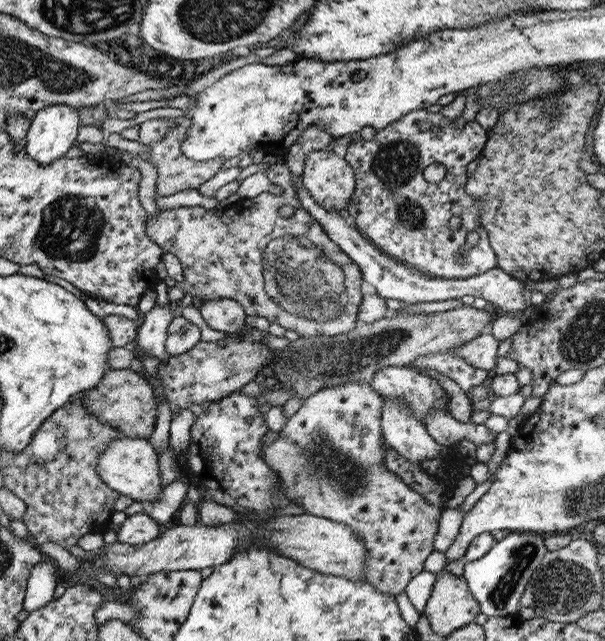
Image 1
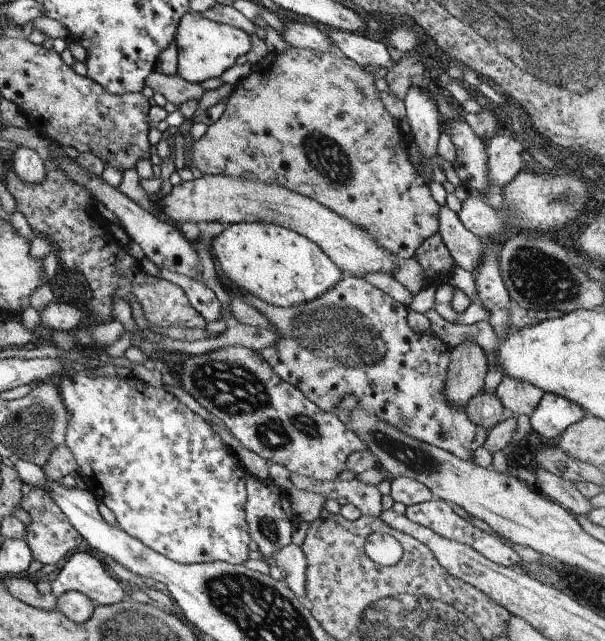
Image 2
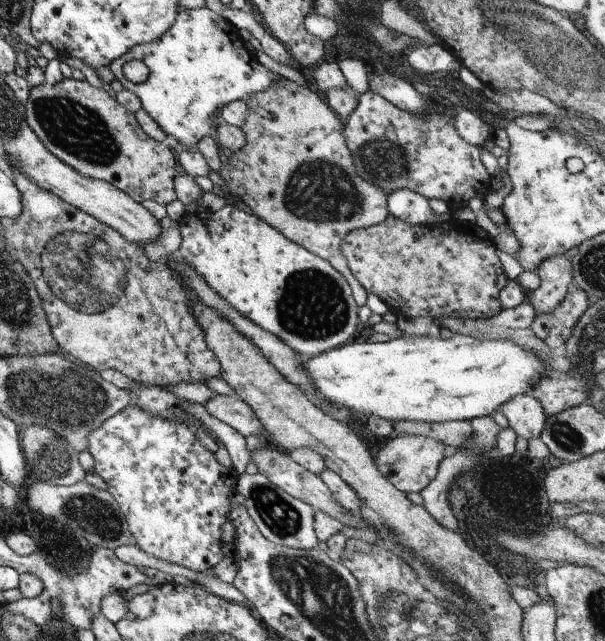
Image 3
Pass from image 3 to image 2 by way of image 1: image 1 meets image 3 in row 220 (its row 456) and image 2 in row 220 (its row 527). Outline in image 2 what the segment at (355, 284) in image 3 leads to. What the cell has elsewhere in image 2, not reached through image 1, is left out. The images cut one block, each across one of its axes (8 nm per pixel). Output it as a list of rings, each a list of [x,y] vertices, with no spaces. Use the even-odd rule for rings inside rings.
[[[289,47],[282,53],[268,53],[265,58],[254,65],[249,74],[232,86],[232,93],[228,96],[225,110],[213,124],[206,126],[206,131],[201,138],[192,141],[191,160],[193,165],[202,175],[223,174],[235,179],[257,180],[265,184],[276,184],[297,192],[301,196],[311,198],[319,202],[321,206],[329,208],[337,216],[351,221],[355,226],[363,228],[377,244],[399,260],[411,258],[421,243],[432,234],[437,233],[437,212],[439,205],[429,193],[428,182],[426,182],[409,163],[407,159],[407,141],[400,134],[400,126],[397,121],[385,110],[379,91],[373,86],[375,75],[366,72],[363,67],[357,66],[355,62],[336,51],[321,52],[309,49],[298,49]]]

